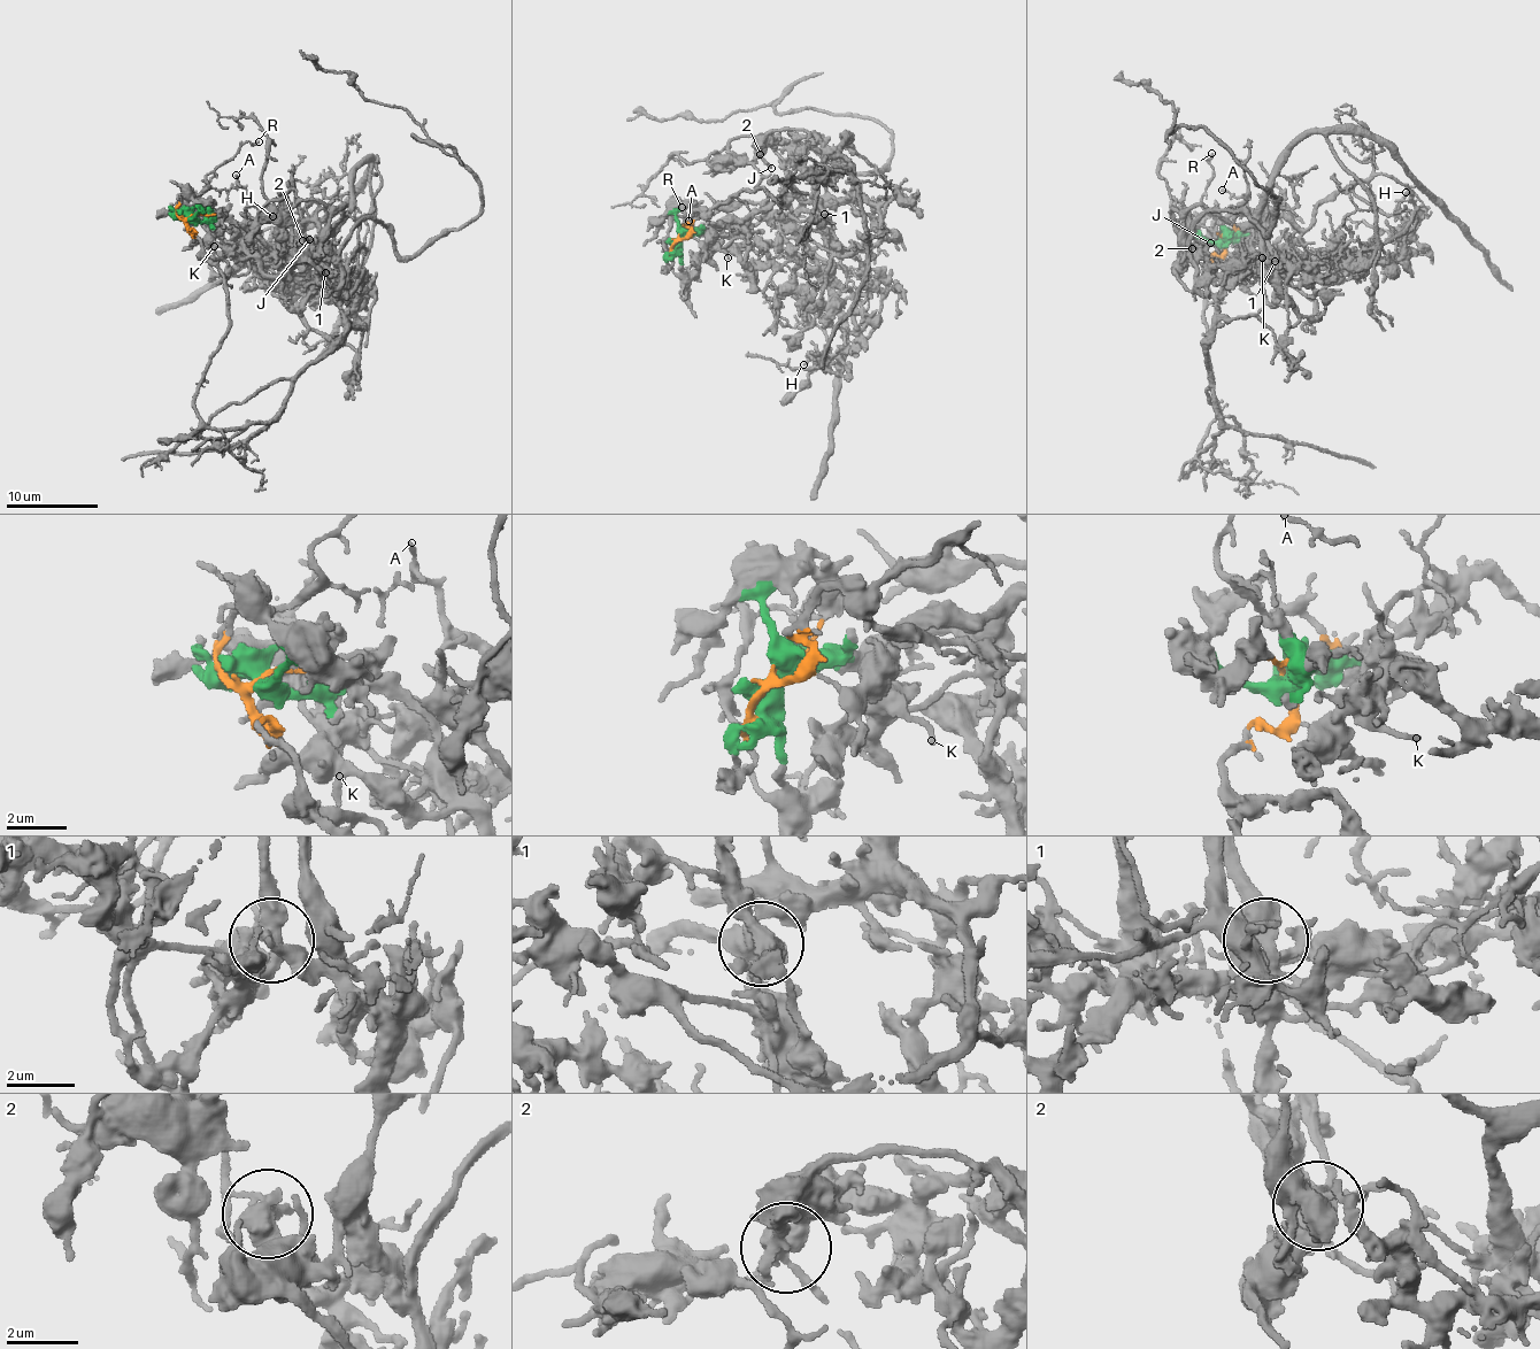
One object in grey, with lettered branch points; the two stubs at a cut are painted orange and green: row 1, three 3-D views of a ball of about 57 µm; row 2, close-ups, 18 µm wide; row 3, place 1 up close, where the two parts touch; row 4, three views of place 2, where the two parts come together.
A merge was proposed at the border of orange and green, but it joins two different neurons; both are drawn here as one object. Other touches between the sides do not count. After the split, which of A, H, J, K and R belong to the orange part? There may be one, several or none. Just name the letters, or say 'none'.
A, H, R

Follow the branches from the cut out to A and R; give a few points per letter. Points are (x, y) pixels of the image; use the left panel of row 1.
A: (189, 216), (229, 297), (197, 415), (266, 423), (341, 303), (323, 280), (286, 303), (287, 229), (236, 175)
R: (189, 216), (181, 216), (178, 205), (182, 197), (194, 197), (203, 191), (205, 176), (248, 140), (259, 141)

